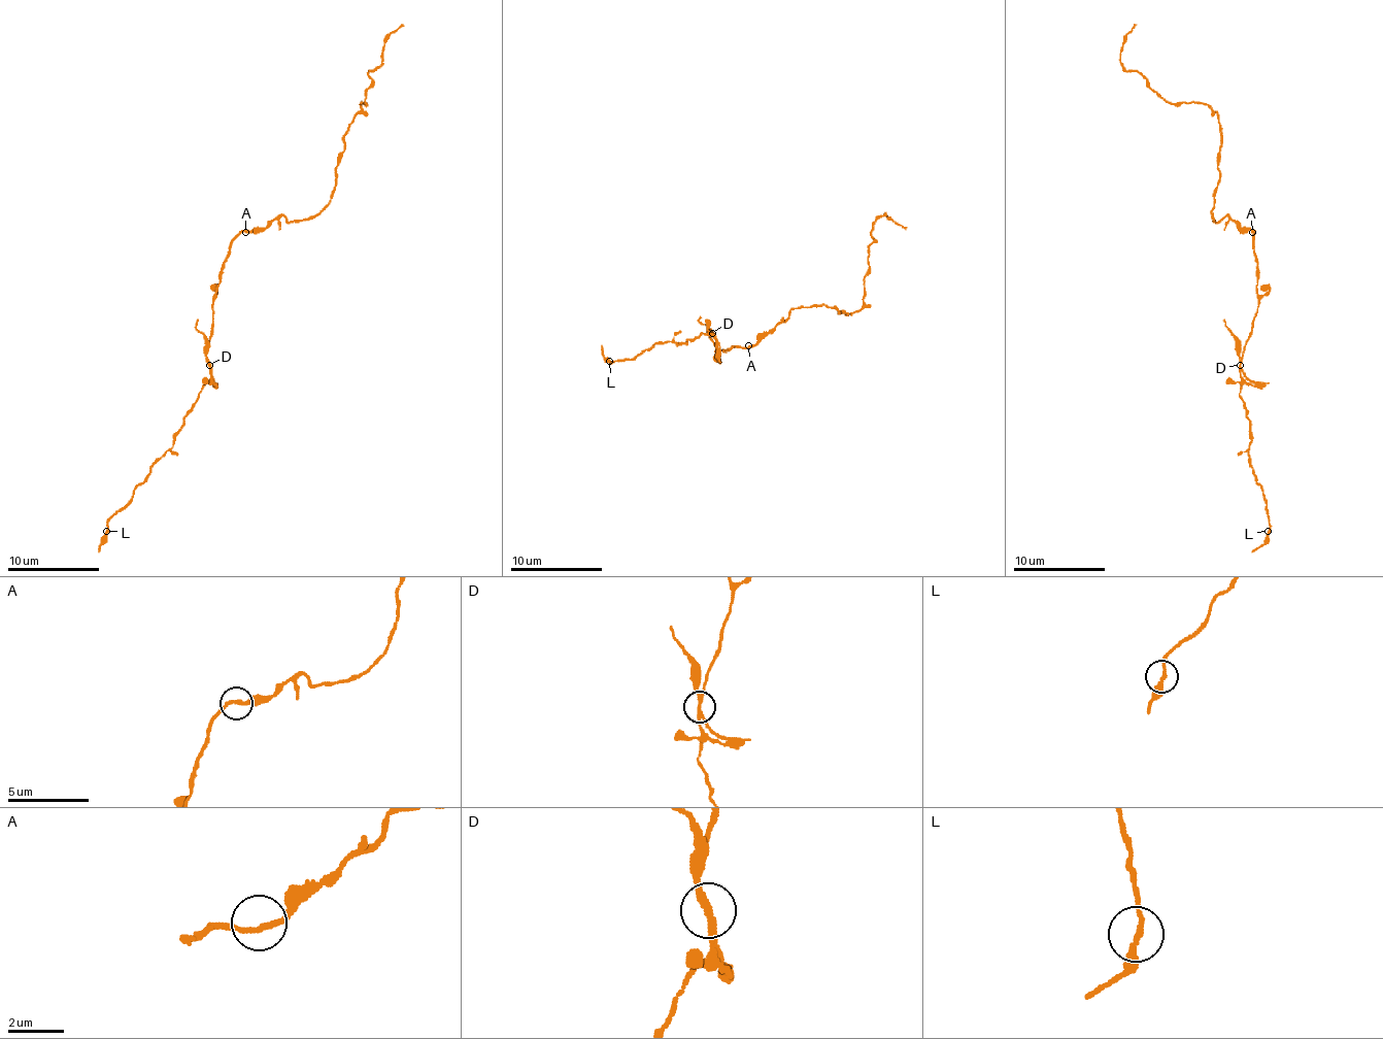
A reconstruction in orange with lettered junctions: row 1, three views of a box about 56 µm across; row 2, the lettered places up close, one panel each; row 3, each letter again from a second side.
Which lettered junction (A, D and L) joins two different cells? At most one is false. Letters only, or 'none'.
D

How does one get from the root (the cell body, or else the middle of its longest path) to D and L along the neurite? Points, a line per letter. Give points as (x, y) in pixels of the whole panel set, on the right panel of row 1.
D: (1254, 232), (1259, 307), (1241, 364)
L: (1254, 232), (1259, 307), (1241, 360), (1239, 394), (1250, 422), (1247, 456), (1263, 492), (1268, 531)

